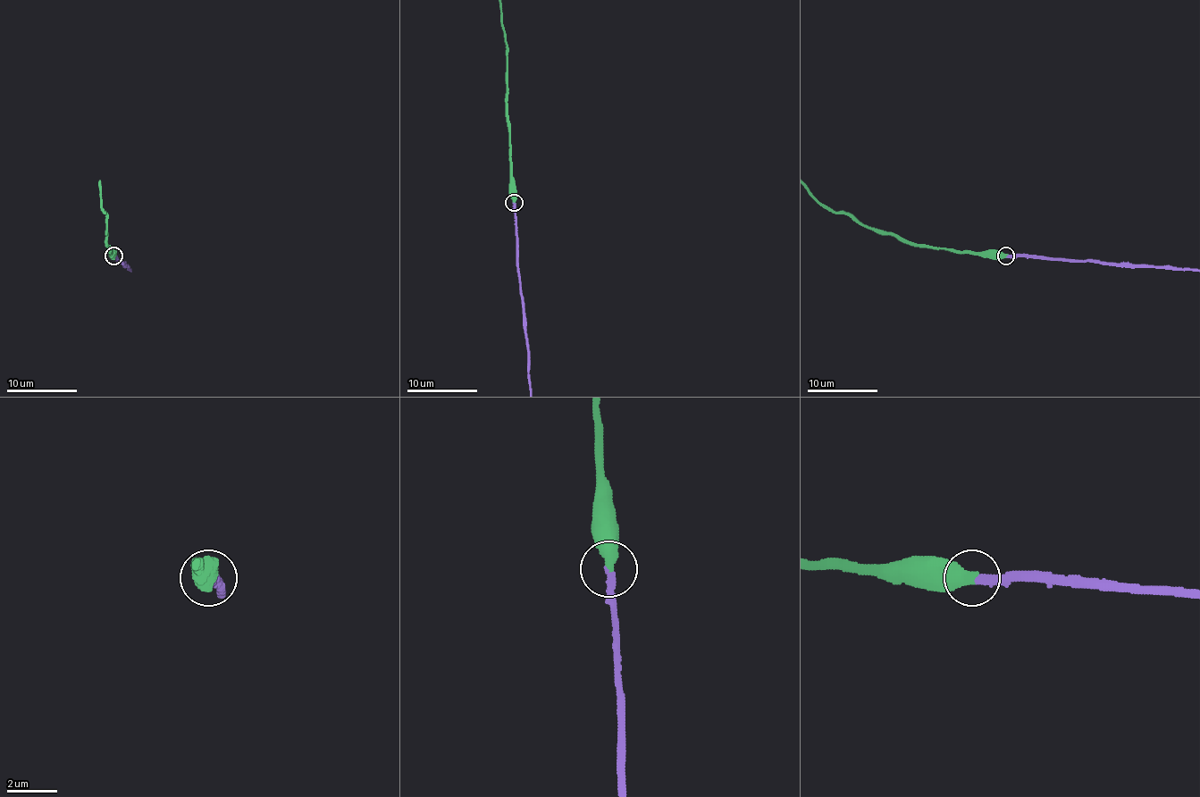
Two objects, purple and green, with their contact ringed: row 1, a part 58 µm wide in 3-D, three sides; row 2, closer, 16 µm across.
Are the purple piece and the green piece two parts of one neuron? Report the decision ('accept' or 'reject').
accept

